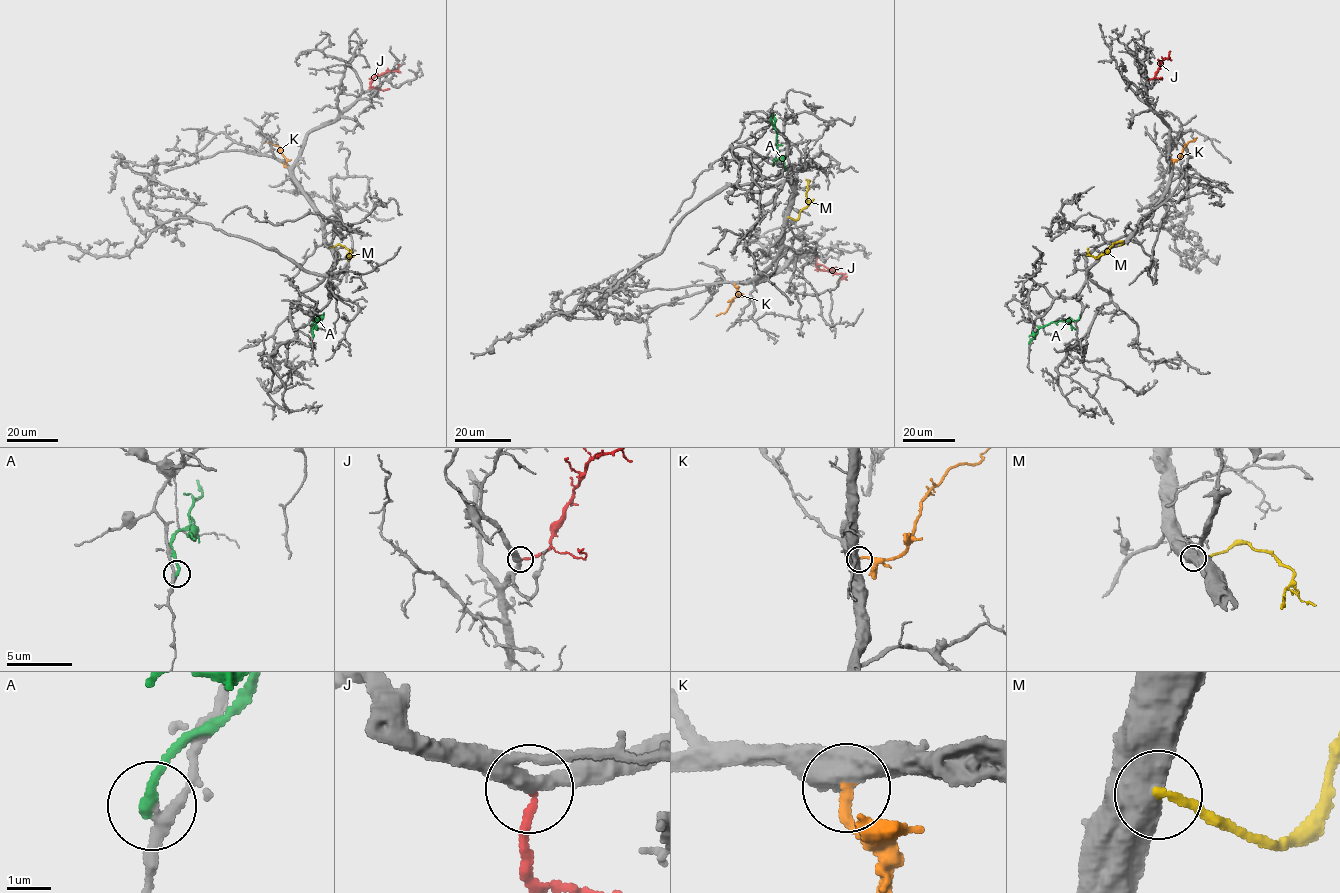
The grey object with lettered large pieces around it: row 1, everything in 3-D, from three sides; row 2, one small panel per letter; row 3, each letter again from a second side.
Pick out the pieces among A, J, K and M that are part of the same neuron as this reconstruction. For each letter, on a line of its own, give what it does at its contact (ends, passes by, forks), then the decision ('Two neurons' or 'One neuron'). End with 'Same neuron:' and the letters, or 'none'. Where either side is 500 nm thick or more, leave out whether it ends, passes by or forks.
A: It ends there. Two neurons
J: It ends there. Two neurons
K: One neuron
M: Two neurons
Same neuron: K

